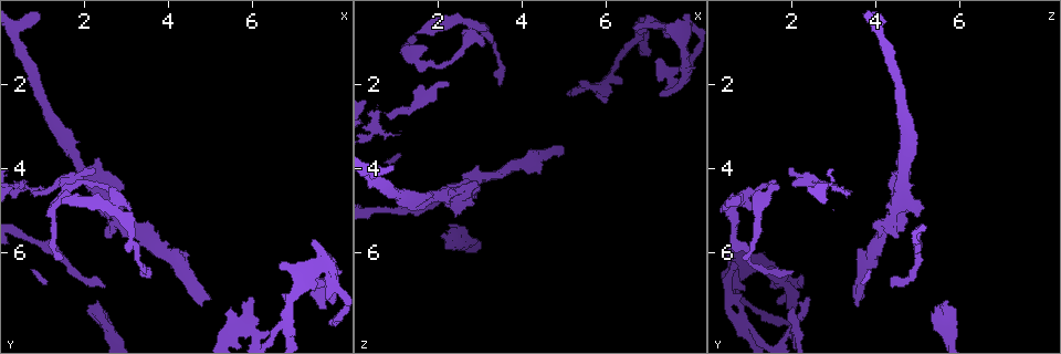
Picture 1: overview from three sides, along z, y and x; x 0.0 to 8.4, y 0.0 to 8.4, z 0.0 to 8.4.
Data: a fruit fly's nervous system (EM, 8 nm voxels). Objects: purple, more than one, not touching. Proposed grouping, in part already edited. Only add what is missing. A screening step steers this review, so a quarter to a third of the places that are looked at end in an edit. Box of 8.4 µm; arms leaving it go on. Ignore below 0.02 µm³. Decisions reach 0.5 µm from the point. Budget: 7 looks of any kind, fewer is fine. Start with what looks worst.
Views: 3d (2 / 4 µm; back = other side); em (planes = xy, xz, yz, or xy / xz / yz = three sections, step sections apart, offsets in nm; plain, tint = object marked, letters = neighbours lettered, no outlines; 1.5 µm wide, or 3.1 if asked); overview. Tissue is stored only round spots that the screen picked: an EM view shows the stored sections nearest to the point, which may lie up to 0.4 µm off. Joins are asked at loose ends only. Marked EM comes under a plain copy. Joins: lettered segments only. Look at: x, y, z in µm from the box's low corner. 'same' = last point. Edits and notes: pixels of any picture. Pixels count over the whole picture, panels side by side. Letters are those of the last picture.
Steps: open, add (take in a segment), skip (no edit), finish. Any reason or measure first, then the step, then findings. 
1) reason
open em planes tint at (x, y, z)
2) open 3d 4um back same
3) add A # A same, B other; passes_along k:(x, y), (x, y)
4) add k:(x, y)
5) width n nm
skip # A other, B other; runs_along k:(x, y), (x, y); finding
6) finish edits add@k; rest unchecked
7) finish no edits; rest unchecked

an open end
open em planes letters at (2.75, 5.50, 4.65)

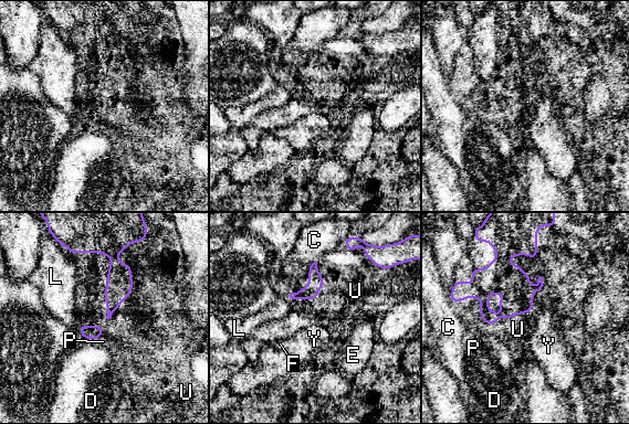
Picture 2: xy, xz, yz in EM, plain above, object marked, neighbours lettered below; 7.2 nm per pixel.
skip # C other, D other, E other, F other, L other, P other, U other, Y other; border 2:(452, 300), (534, 307); no lettered segment goes on from it

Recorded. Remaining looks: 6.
free end
open 3d 4um at (1.45, 6.15, 0.80)

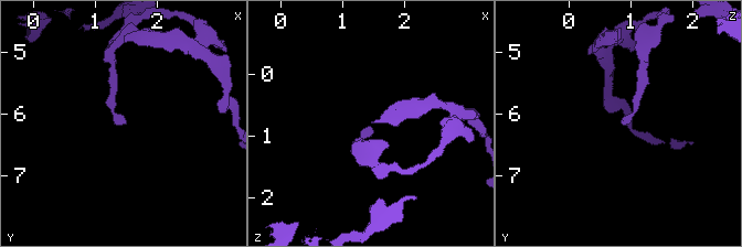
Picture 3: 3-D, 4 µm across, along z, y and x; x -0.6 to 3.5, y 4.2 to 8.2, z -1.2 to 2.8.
now the EM
open em planes letters at (1.45, 6.15, 0.85)

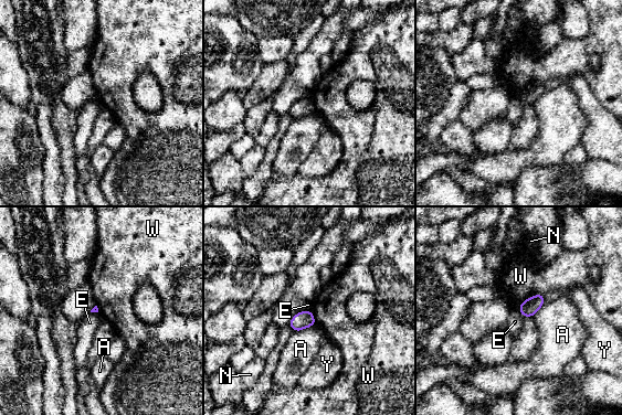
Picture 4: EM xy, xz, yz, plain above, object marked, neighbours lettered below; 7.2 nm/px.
longest_contact W 190 nm
skip # A other, E other, N other, W other, Y other; no lettered segment goes on from it

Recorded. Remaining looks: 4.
open em 3.1um xz step 8 letters at (5.30, 7.45, 1.95)

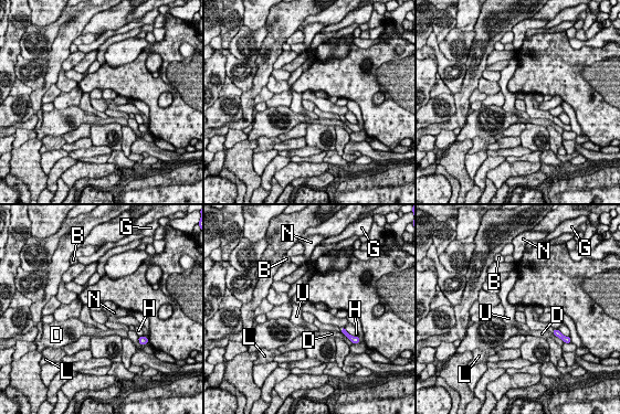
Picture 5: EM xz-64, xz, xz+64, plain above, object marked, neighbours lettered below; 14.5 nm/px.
another direction
open em 3.1um xy step 8 letters same

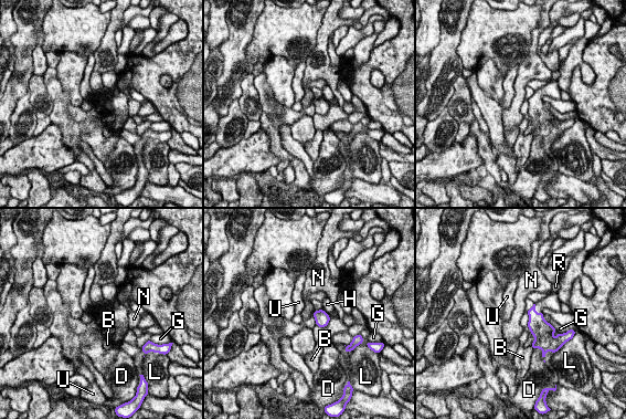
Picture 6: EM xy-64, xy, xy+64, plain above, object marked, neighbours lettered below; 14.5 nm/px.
skip # B other, D other, G other, H other, L other, N other, R other, U other; border 6:(315, 311), (311, 314); no lettered segment goes on from it

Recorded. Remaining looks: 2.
finish no edits; rest unchecked

